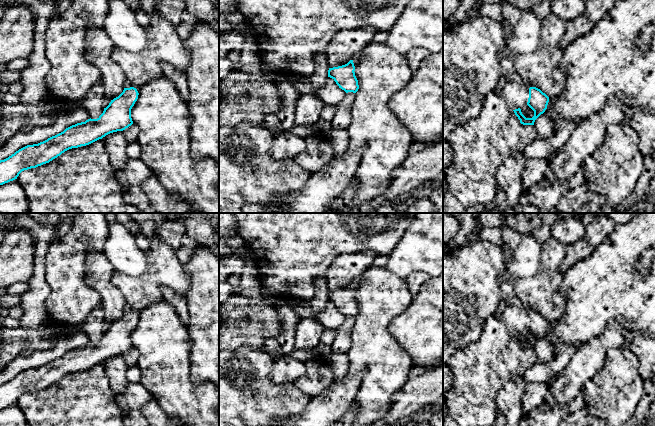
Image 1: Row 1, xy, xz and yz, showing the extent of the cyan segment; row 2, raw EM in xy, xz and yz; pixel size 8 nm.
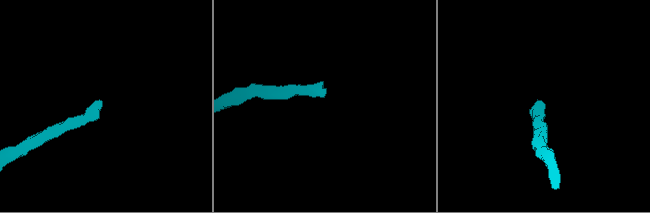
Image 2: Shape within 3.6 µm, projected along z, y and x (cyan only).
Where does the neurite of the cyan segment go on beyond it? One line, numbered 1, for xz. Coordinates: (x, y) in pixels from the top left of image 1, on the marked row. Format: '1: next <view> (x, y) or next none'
1: next xz (356, 58)

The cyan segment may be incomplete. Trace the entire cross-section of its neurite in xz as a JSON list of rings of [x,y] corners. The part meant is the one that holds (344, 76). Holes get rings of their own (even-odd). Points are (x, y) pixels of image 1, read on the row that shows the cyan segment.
[[[360,53],[356,54],[347,64],[329,68],[328,77],[332,78],[336,84],[346,93],[356,93],[359,89],[358,80],[355,76],[355,67],[360,59]]]

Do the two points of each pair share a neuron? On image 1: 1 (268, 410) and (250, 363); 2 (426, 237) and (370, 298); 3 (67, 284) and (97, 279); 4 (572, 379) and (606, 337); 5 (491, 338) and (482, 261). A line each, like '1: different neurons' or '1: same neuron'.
1: same neuron
2: different neurons
3: different neurons
4: same neuron
5: different neurons

